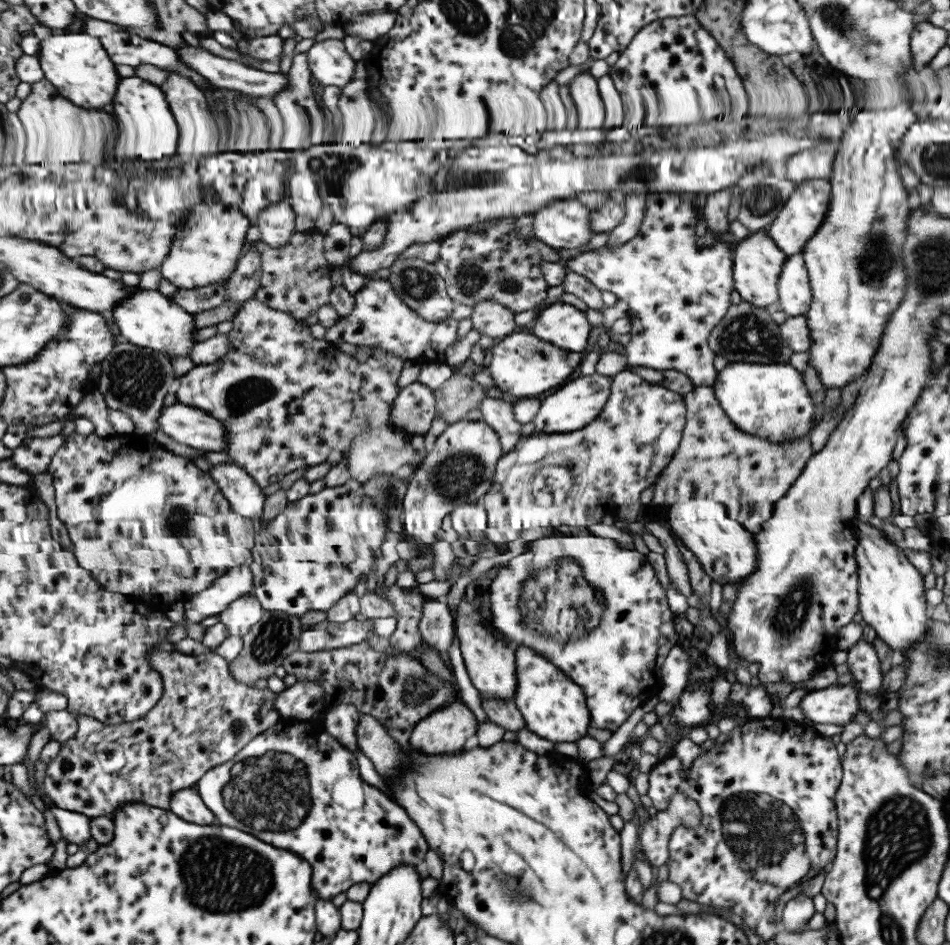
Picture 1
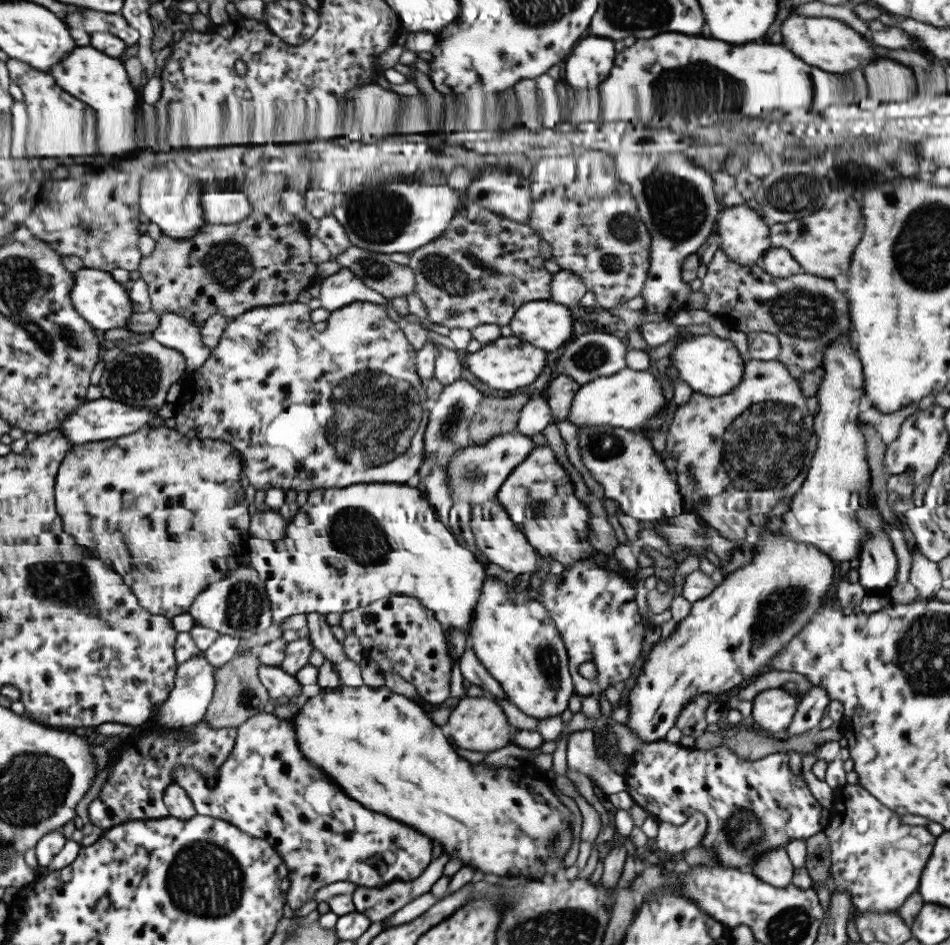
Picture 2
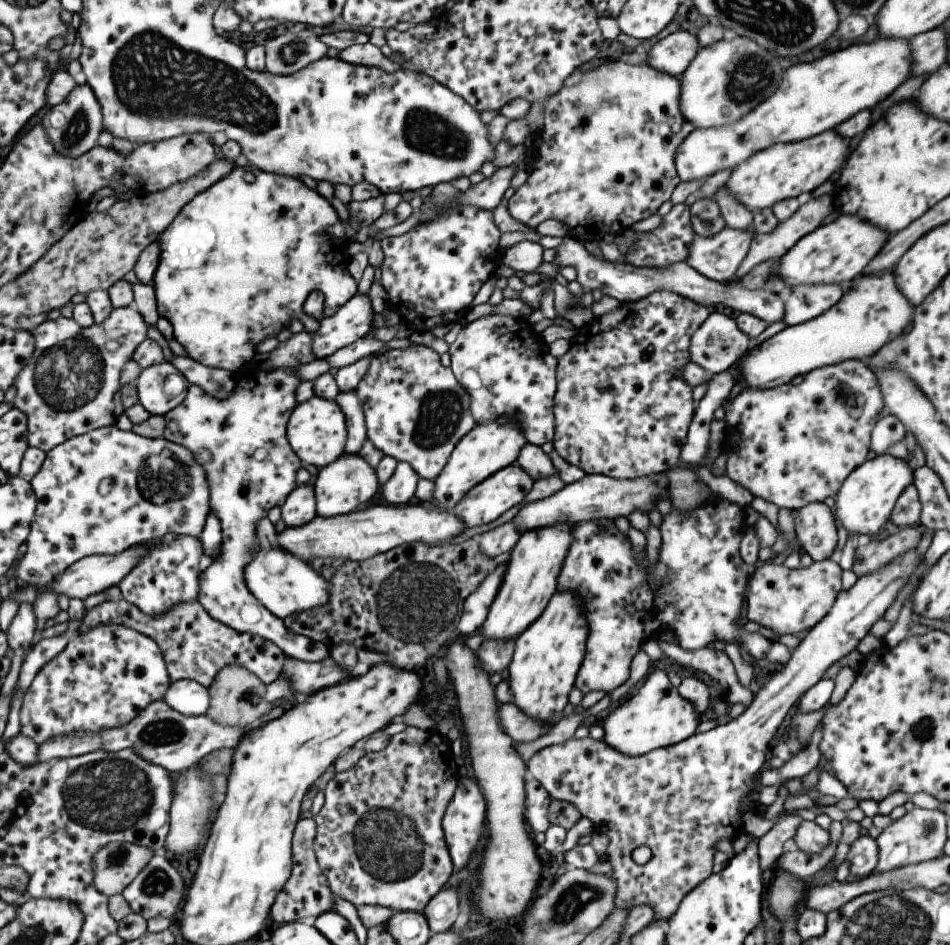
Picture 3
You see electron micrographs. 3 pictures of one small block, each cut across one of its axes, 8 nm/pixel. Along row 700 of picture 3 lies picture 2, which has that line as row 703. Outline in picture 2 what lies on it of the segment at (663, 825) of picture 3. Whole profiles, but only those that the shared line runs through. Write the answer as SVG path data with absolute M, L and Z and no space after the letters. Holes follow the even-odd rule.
M780 687L762 690L751 701L751 722L771 733L785 731L797 712L797 699Z

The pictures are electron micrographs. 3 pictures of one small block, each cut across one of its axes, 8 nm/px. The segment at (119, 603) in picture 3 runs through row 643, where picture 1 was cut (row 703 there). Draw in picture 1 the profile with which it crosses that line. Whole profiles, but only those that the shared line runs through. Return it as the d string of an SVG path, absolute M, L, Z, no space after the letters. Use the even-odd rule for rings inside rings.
M155 649L155 651L147 651L145 658L147 658L153 670L161 676L161 680L163 681L161 697L157 699L157 703L151 707L144 716L137 718L137 720L133 722L103 725L101 722L98 722L97 719L92 719L89 716L83 714L78 716L78 718L76 718L77 733L70 740L67 740L67 743L61 743L60 752L57 756L52 758L46 766L42 785L44 793L46 794L45 798L46 800L50 799L52 806L69 810L69 812L83 814L90 819L100 816L111 816L115 810L120 809L121 806L125 805L127 802L146 803L147 806L154 806L155 808L169 811L169 797L171 797L173 793L183 788L193 787L207 770L213 769L215 766L231 760L235 754L243 749L245 744L248 744L254 737L257 737L261 732L267 730L267 728L270 728L273 724L276 724L279 719L273 708L275 693L267 690L267 688L257 690L257 688L251 688L246 684L235 681L235 679L231 677L231 672L229 672L228 661L221 658L221 656L213 652L213 650L206 650L203 654L186 655L181 654L177 650L159 651Z

